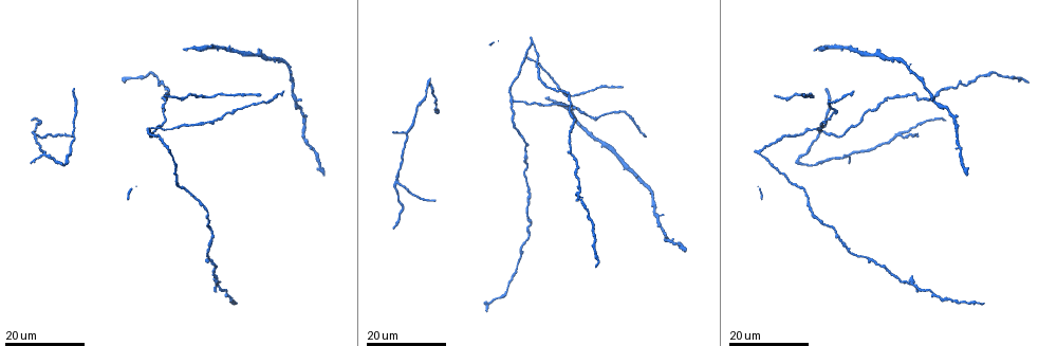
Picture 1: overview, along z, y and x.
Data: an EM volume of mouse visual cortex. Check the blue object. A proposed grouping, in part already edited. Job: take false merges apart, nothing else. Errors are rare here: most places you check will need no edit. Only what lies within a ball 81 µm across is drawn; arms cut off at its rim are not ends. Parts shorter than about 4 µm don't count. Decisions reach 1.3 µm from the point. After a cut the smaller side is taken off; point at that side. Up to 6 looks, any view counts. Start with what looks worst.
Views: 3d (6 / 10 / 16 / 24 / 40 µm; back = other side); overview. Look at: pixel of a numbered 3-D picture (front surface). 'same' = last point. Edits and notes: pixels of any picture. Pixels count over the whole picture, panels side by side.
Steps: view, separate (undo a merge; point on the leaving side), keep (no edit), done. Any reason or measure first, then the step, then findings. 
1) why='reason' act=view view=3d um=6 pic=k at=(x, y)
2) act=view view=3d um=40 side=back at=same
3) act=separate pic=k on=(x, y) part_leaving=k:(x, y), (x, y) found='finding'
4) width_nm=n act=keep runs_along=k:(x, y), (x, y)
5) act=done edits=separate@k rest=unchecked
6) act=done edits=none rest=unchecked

why='two arms in line, one across' act=view view=3d um=16 pic=1 at=(512, 98)

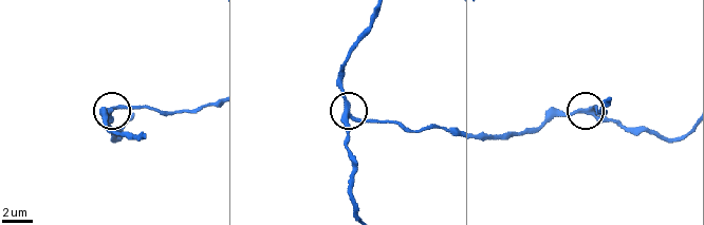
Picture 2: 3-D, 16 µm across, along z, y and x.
act=view view=3d um=6 pic=2 at=(344, 116)

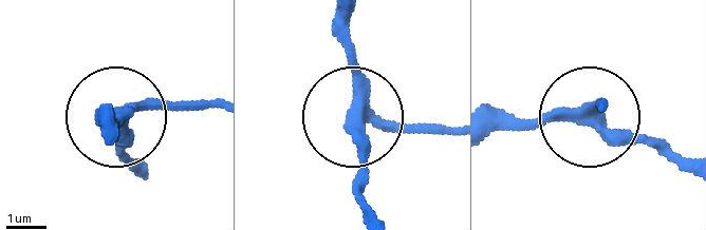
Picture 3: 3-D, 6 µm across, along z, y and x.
arms=3 act=keep runs_along=3:(451, 133), (391, 133), (354, 120), (360, 214) found='continuous, no second cell'

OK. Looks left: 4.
act=view view=3d um=24 pic=1 at=(201, 93)

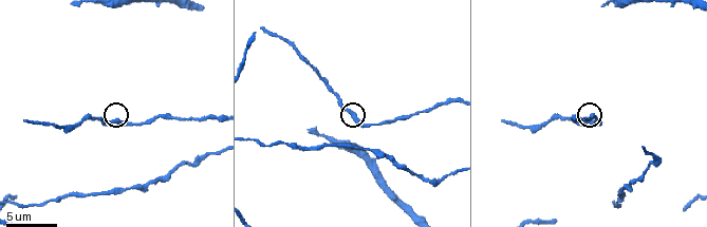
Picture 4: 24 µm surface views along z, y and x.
act=view view=3d um=6 pic=4 at=(353, 113)

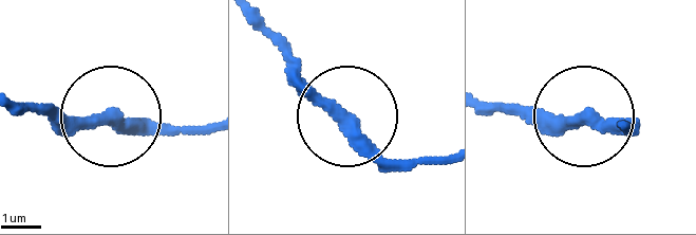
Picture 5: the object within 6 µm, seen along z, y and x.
width_nm=310 act=keep runs_along=5:(448, 163), (387, 159), (280, 44) found='all the same cell'

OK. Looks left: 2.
act=view view=3d um=10 pic=4 at=(153, 181)

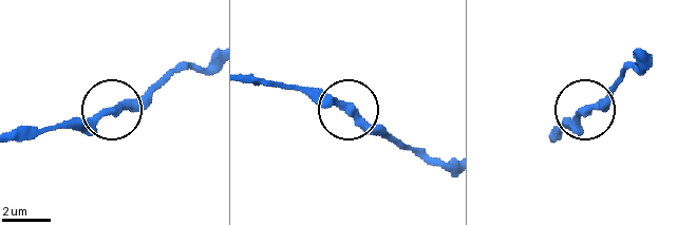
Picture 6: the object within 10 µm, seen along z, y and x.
width_nm=310 act=keep runs_along=6:(104, 116), (132, 108), (154, 88) found='all the same cell'

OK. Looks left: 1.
act=done edits=none rest=unchecked

